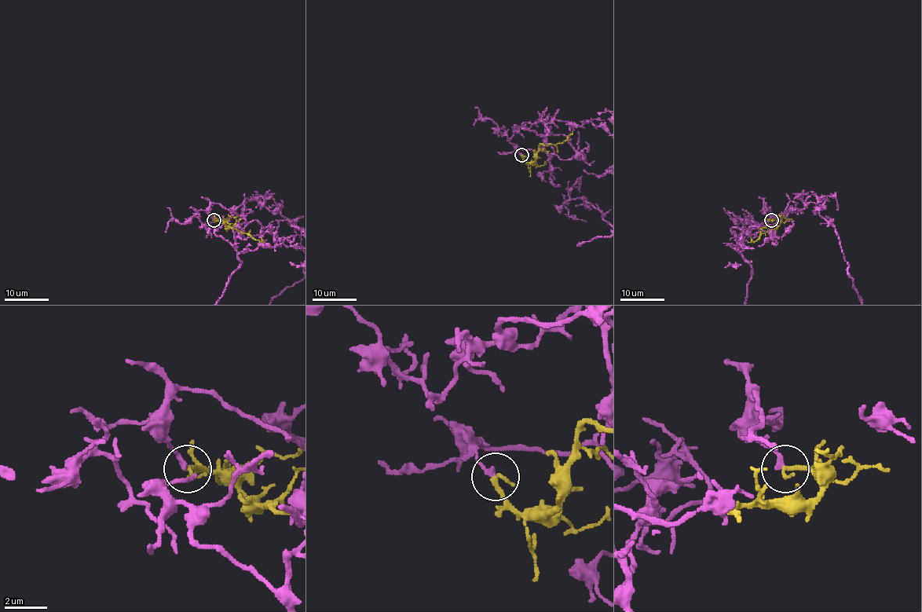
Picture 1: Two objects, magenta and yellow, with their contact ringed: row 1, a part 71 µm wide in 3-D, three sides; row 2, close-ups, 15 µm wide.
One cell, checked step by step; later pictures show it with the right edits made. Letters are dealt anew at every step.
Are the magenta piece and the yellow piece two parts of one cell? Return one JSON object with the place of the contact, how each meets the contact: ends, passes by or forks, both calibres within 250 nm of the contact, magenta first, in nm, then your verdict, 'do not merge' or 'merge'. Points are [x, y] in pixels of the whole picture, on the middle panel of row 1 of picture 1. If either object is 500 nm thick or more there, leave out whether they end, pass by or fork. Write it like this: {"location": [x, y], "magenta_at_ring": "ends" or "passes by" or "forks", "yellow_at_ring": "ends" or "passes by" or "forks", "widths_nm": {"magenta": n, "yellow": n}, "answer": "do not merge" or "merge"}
{"location": [521, 155], "magenta_at_ring": "ends", "yellow_at_ring": "ends", "widths_nm": {"magenta": 240, "yellow": 260}, "answer": "do not merge"}

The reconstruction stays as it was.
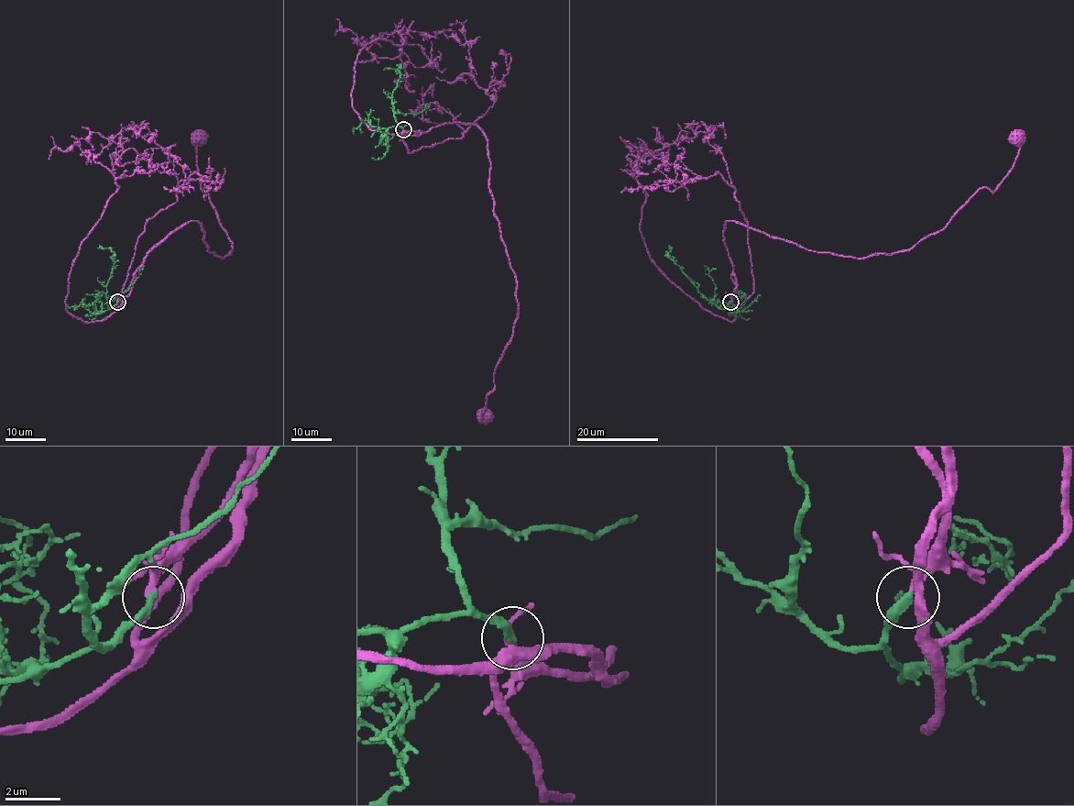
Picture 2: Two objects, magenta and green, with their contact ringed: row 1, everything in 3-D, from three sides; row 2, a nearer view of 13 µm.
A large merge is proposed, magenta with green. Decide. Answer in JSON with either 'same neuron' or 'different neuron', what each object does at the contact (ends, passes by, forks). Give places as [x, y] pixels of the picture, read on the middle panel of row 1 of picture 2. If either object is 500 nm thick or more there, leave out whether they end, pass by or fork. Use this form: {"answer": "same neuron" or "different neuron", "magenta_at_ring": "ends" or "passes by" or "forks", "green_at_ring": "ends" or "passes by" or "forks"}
{"answer": "same neuron", "magenta_at_ring": "passes by", "green_at_ring": "ends"}

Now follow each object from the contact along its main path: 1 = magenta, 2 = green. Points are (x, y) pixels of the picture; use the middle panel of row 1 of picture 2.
1: (403, 129), (419, 135), (441, 125), (473, 124), (487, 141), (489, 189), (516, 279), (518, 317), (483, 416)
2: (403, 129), (399, 125), (392, 104), (400, 68), (383, 70)

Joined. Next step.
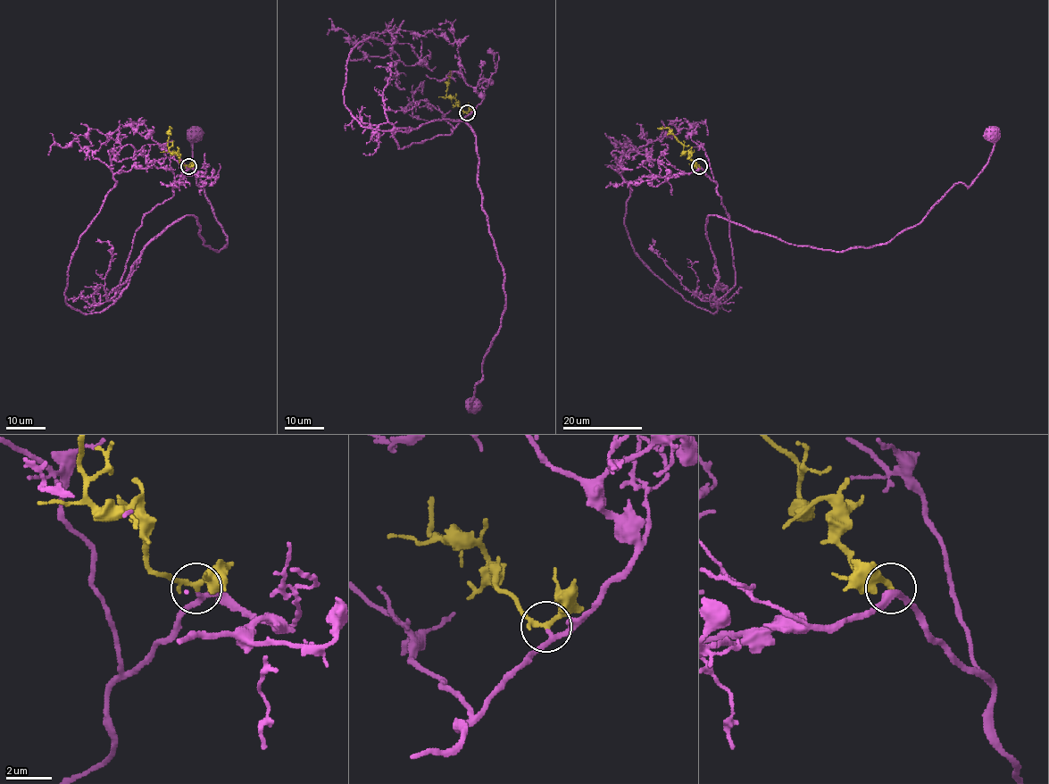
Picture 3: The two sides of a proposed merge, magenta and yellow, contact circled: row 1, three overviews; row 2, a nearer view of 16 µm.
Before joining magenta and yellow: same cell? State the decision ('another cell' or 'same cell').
same cell

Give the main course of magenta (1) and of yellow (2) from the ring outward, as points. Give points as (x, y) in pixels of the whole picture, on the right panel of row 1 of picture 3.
1: (700, 167), (728, 217), (735, 285), (717, 300), (707, 217), (796, 246), (886, 244), (971, 184), (992, 133)
2: (699, 167), (692, 162), (689, 153), (684, 152), (683, 145), (668, 128), (657, 128)

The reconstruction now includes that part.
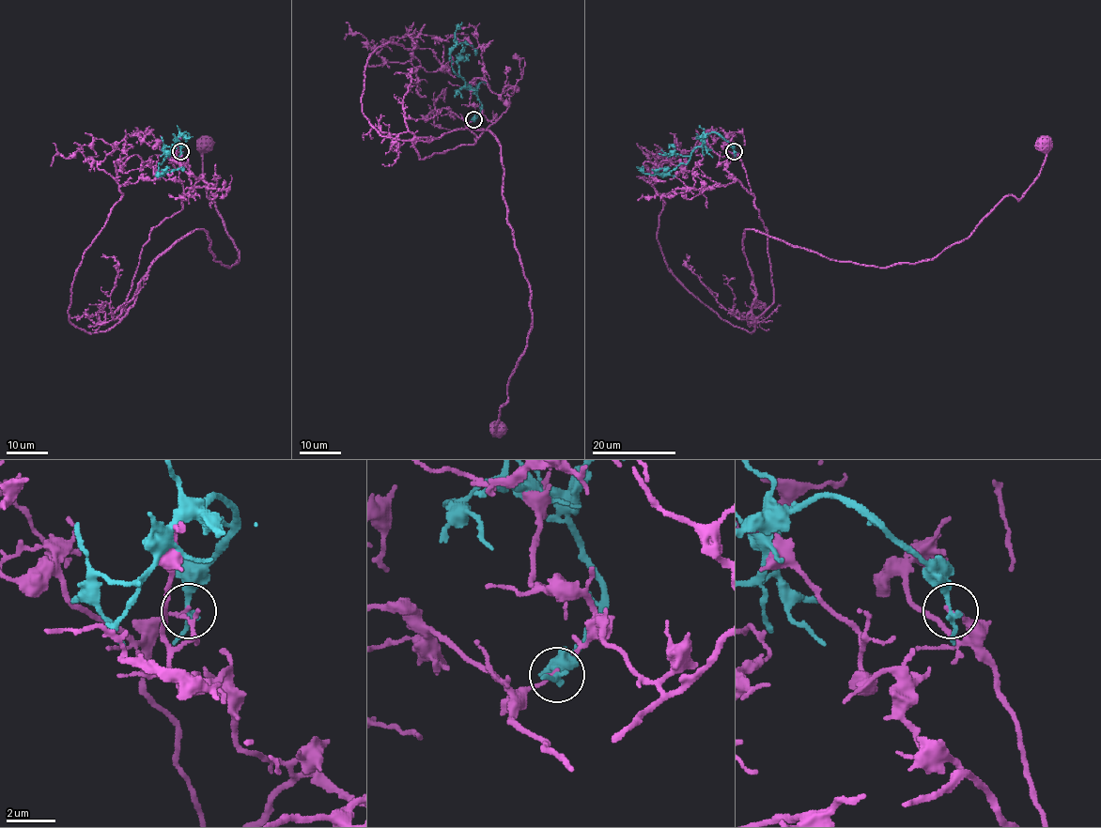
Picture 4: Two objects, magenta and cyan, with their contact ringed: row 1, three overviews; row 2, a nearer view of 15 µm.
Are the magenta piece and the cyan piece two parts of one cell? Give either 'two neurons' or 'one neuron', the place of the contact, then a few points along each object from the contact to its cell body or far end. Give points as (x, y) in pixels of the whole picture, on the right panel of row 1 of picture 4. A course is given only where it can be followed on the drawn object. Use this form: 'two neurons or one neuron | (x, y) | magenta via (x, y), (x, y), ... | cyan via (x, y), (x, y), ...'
two neurons | (734, 151) | magenta via (734, 151), (767, 232), (773, 302), (754, 318), (744, 232), (838, 261), (933, 260), (1022, 196), (1044, 143) | cyan via (735, 151), (720, 135), (710, 132), (703, 137), (703, 143), (687, 163), (669, 172), (657, 171), (670, 168)

